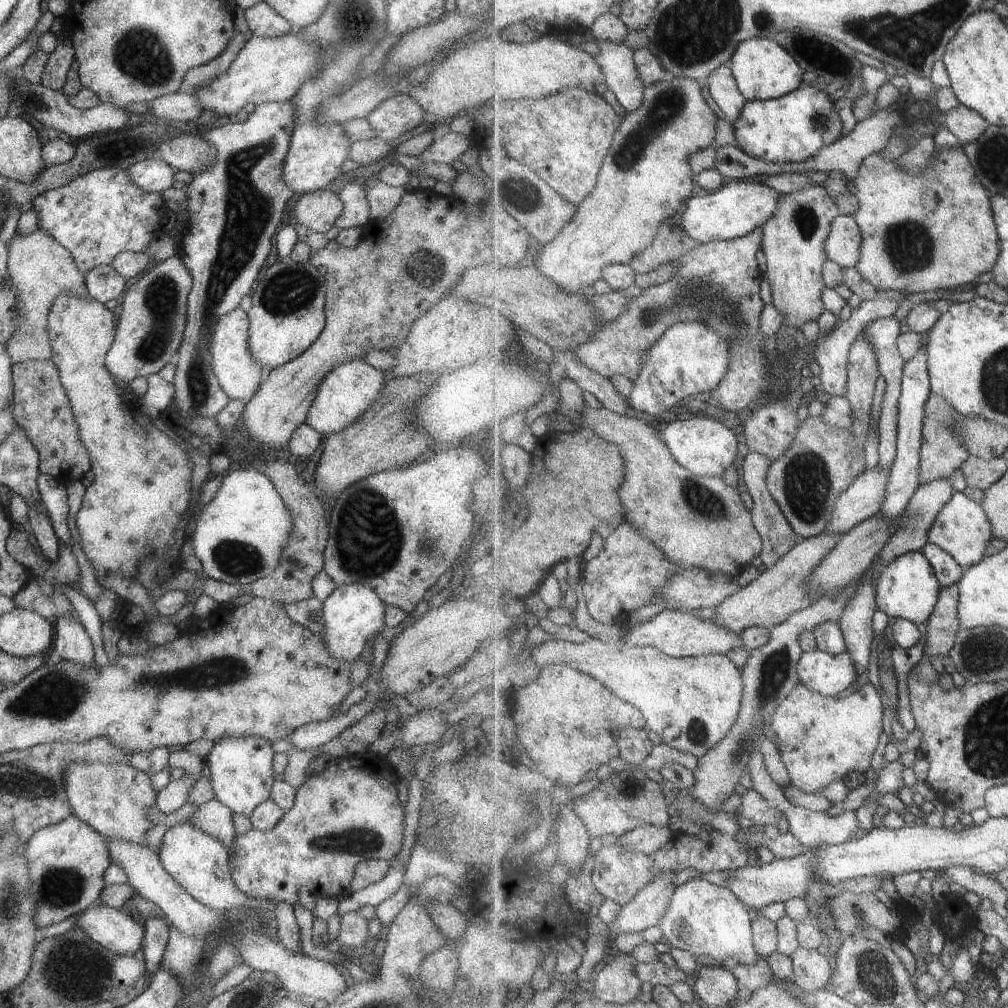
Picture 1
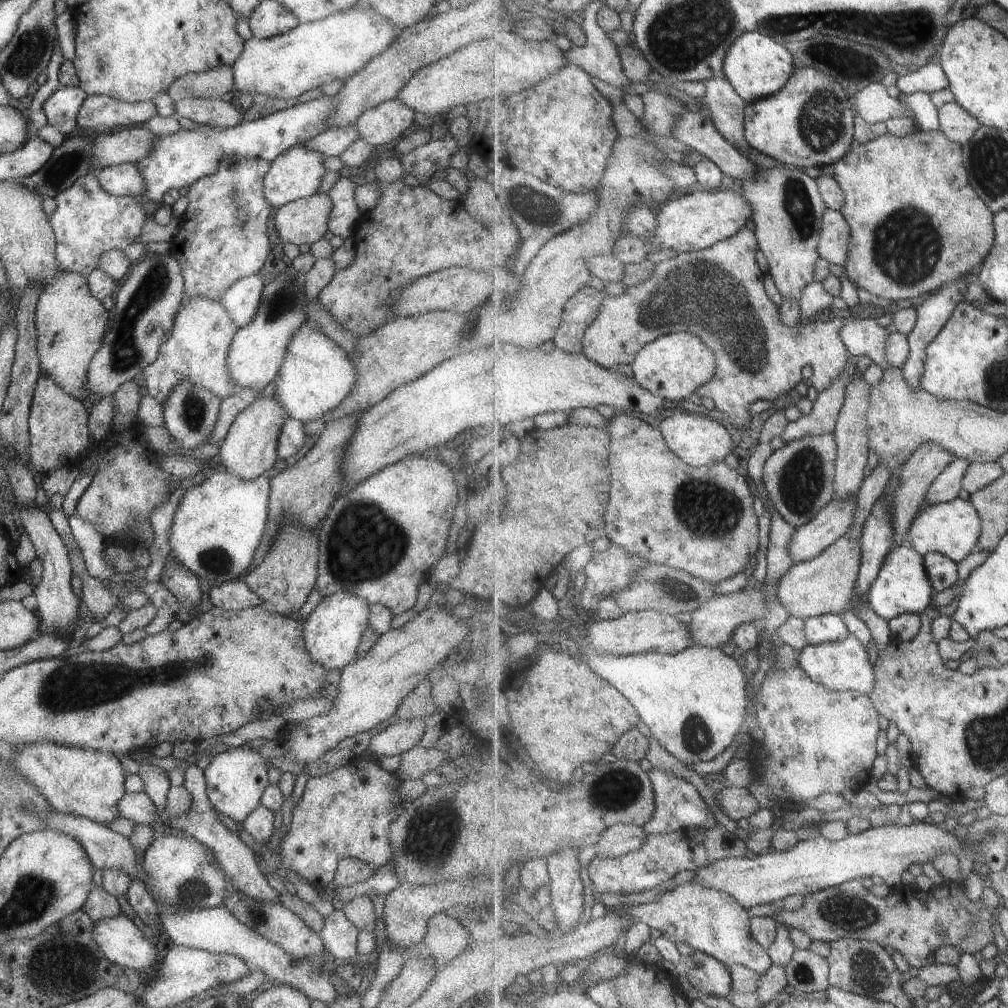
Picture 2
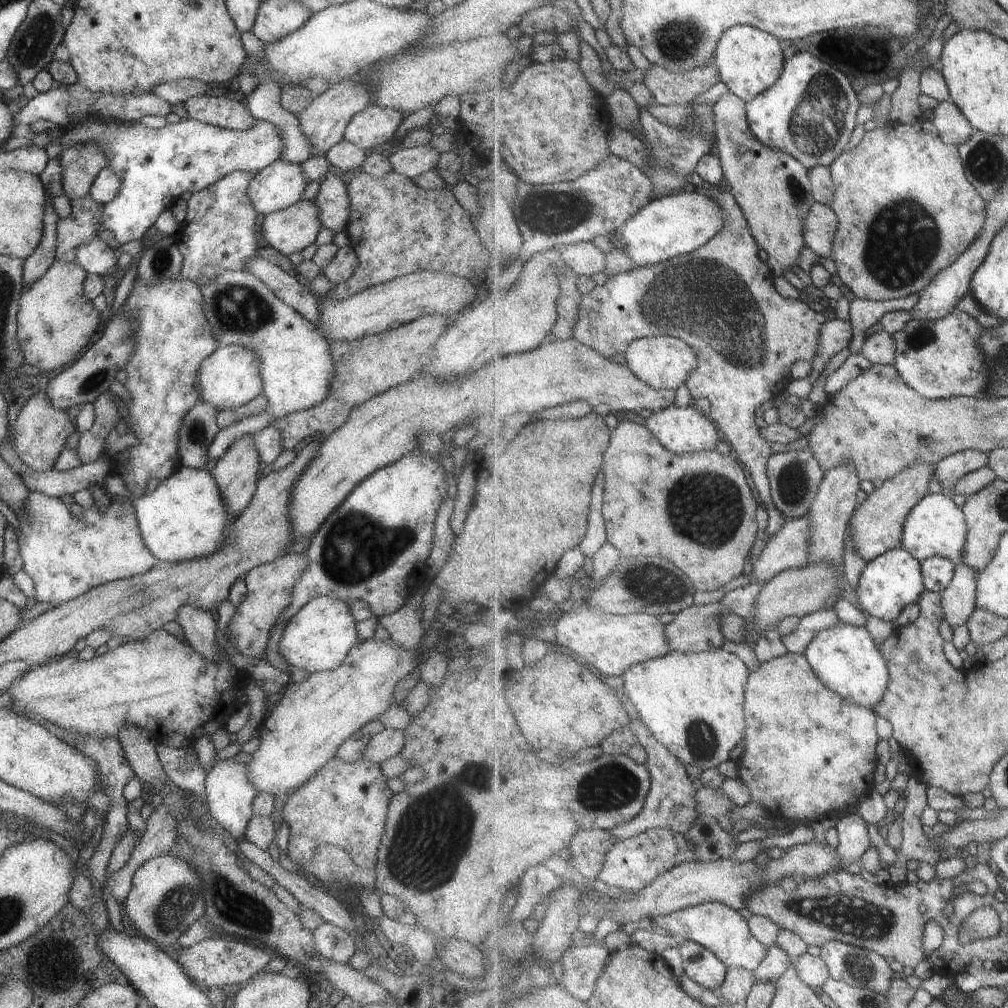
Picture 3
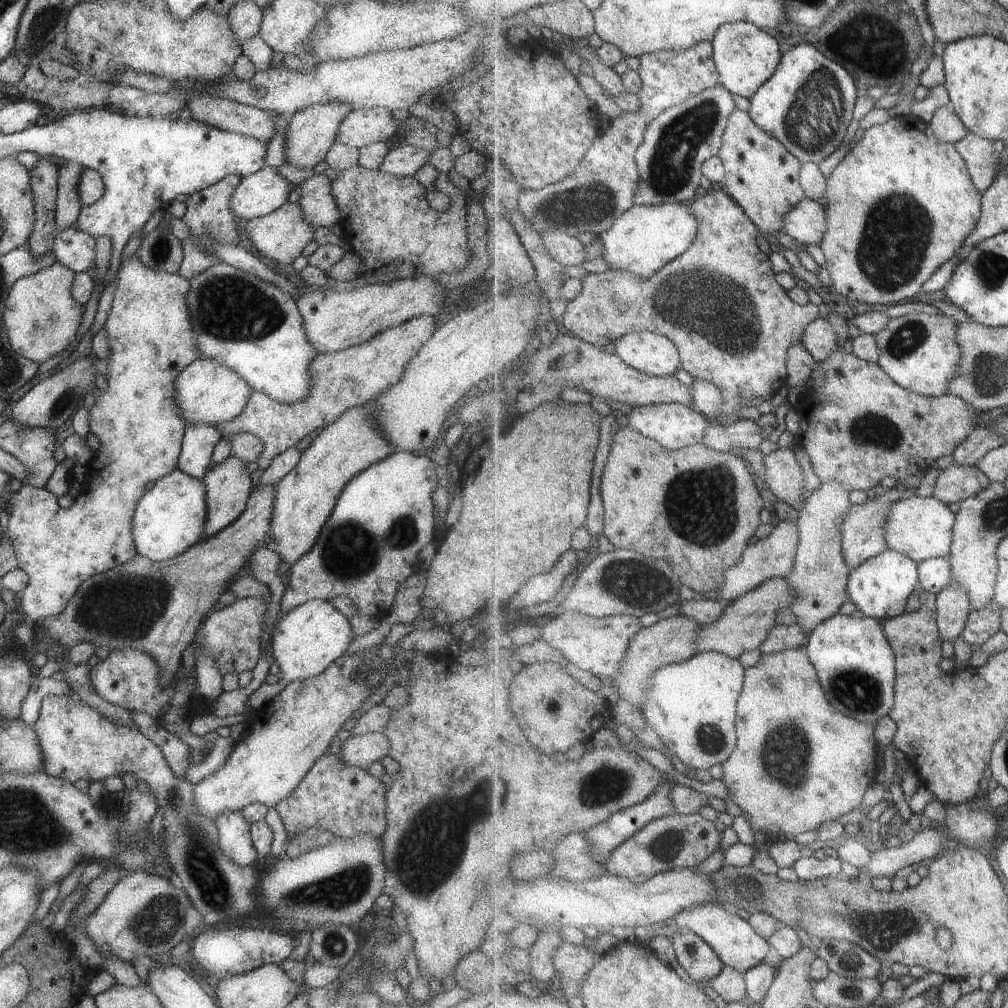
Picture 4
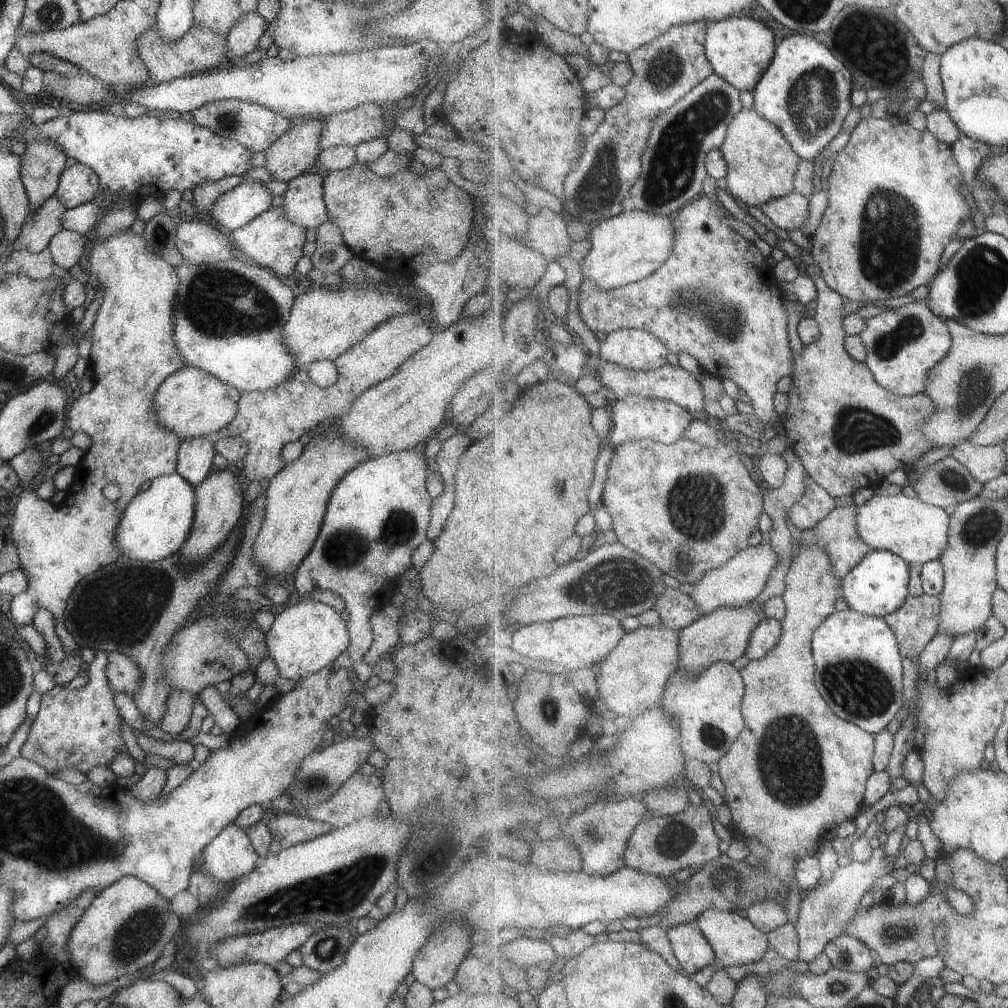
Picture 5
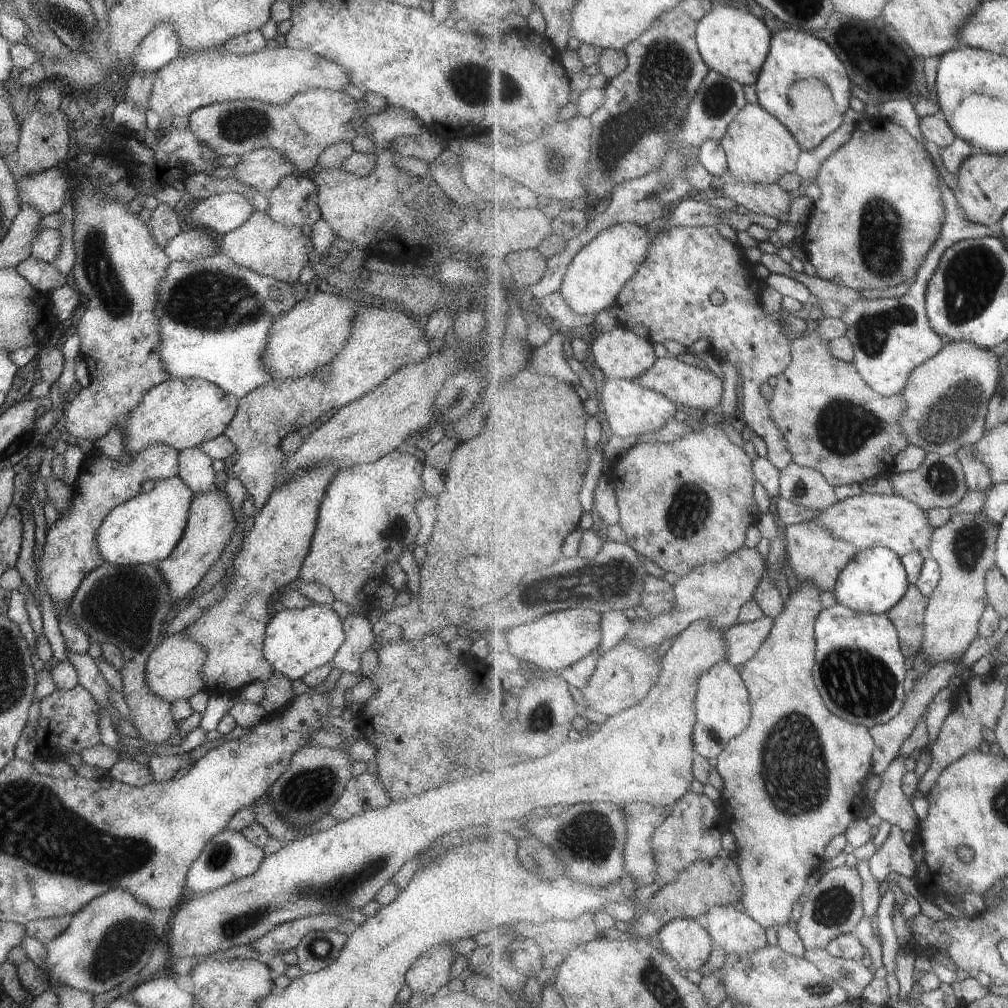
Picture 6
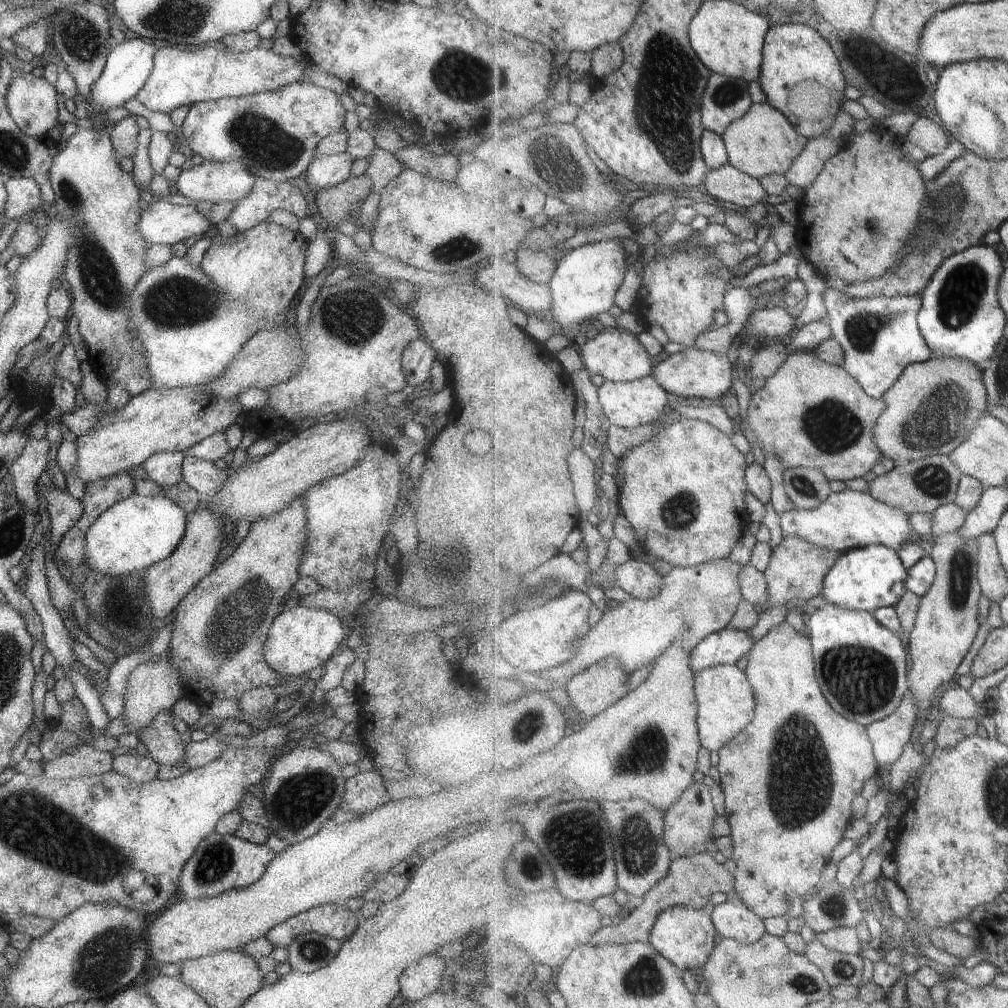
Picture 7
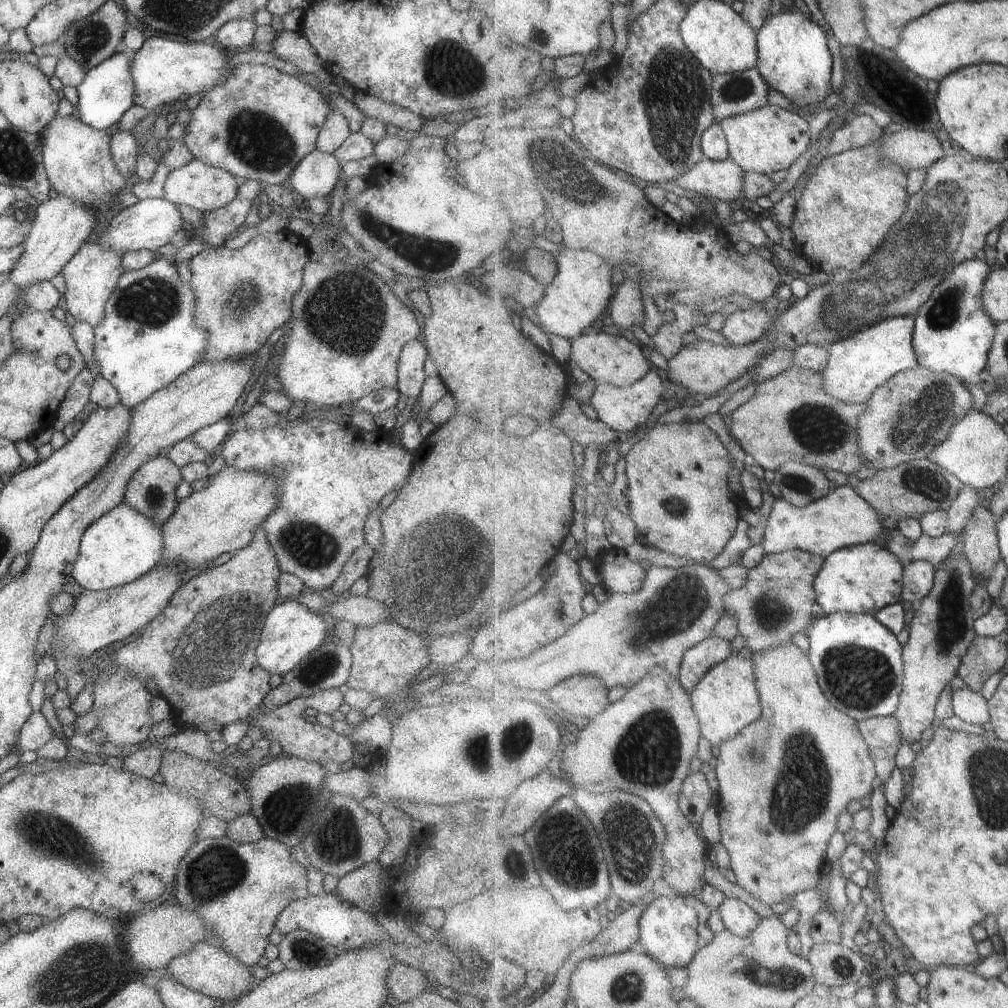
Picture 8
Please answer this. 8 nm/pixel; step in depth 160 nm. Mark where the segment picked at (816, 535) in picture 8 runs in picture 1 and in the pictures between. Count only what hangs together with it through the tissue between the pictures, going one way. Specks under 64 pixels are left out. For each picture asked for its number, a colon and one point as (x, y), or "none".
1: (963, 528)
2: (953, 528)
3: (936, 527)
4: (922, 527)
5: (918, 532)
6: (867, 521)
7: (847, 520)

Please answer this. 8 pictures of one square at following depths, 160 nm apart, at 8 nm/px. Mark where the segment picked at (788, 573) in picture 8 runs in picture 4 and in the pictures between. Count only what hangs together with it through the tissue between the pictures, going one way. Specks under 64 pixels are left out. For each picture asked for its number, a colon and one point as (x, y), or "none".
4: (863, 538)
5: (838, 535)
6: (814, 555)
7: (797, 571)

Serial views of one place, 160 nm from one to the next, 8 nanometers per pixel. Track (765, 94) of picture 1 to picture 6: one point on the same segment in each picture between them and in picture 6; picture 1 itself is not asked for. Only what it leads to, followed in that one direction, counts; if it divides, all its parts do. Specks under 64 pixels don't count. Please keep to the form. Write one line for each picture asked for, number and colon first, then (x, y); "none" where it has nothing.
2: (758, 66)
3: (750, 60)
4: (747, 56)
5: (741, 49)
6: (736, 44)

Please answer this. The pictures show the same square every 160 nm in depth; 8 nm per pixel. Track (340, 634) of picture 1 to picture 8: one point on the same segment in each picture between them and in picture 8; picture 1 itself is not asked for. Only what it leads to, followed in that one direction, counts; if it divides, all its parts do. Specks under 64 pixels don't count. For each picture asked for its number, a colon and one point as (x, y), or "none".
2: (331, 633)
3: (316, 638)
4: (309, 637)
5: (304, 637)
6: (296, 641)
7: (299, 639)
8: (290, 631)

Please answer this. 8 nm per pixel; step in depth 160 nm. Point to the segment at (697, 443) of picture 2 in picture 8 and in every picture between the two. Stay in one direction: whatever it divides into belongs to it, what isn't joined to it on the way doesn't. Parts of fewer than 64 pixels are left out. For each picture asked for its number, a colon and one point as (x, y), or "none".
3: (684, 430)
4: (676, 426)
5: (634, 417)
6: (631, 410)
7: (629, 405)
8: (624, 409)

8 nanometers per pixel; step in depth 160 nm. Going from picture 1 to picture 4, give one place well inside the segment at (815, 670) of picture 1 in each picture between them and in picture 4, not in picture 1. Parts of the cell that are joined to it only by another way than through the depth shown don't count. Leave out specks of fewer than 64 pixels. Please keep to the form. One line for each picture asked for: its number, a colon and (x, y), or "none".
2: (841, 666)
3: (845, 658)
4: (856, 664)

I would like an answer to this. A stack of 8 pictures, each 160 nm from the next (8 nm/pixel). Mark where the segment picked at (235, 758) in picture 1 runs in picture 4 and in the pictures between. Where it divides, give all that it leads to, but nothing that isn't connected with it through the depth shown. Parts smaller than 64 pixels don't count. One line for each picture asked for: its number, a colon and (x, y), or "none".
2: (235, 779)
3: (229, 796)
4: (234, 840)

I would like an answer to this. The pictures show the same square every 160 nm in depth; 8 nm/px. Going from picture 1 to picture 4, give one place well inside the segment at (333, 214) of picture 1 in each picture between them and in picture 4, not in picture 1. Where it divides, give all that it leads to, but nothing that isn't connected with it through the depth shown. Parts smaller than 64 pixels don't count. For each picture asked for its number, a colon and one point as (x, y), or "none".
2: (303, 221)
3: (289, 230)
4: (280, 235)

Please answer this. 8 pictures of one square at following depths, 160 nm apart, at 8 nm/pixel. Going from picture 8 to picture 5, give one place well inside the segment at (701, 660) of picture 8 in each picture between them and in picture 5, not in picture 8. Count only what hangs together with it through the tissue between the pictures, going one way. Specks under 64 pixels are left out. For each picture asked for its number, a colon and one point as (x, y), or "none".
5: (766, 636)
6: (744, 640)
7: (727, 647)

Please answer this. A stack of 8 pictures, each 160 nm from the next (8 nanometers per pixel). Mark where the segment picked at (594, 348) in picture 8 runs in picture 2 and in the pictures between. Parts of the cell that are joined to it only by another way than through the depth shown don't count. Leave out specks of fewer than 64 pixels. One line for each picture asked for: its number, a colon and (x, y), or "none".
2: (675, 366)
3: (665, 362)
4: (657, 355)
5: (634, 349)
6: (621, 354)
7: (616, 354)

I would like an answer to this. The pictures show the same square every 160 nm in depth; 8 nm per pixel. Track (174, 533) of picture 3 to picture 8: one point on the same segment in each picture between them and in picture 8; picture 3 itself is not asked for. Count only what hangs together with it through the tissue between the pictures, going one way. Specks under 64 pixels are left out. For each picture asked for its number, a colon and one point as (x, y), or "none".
4: (169, 517)
5: (155, 522)
6: (143, 530)
7: (136, 532)
8: (116, 548)

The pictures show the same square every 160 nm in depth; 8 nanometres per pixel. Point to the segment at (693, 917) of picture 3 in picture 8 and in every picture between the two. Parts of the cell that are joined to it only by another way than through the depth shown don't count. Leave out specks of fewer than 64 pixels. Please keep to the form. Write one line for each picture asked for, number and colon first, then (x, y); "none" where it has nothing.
4: (736, 941)
5: (736, 940)
6: (736, 932)
7: (733, 919)
8: (741, 919)

